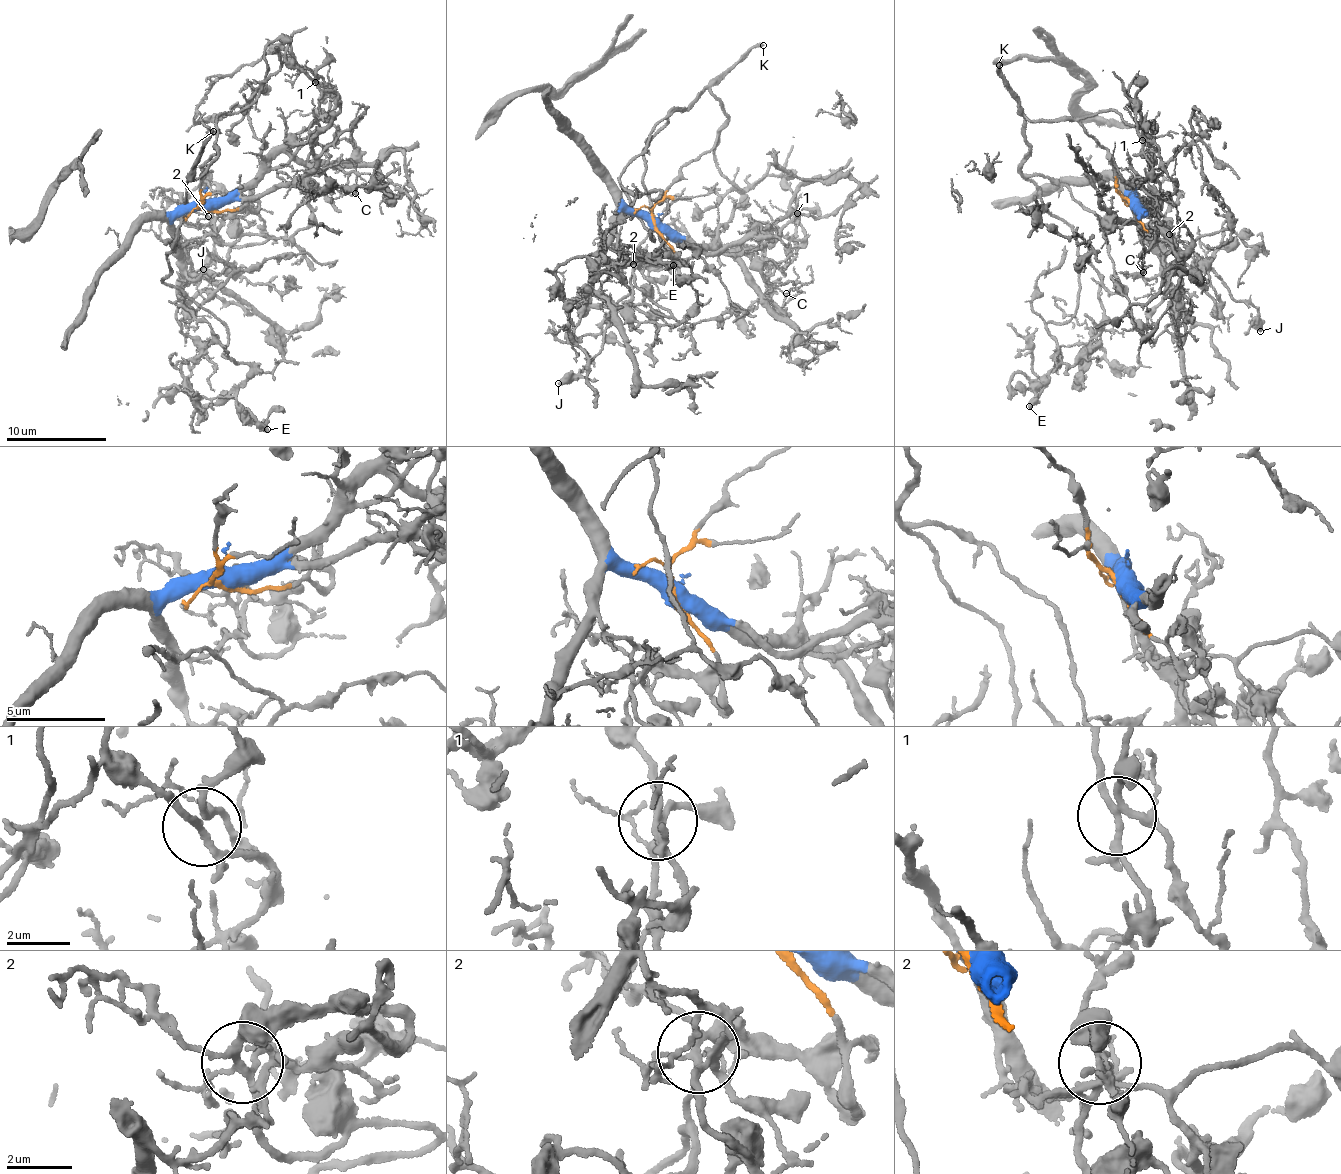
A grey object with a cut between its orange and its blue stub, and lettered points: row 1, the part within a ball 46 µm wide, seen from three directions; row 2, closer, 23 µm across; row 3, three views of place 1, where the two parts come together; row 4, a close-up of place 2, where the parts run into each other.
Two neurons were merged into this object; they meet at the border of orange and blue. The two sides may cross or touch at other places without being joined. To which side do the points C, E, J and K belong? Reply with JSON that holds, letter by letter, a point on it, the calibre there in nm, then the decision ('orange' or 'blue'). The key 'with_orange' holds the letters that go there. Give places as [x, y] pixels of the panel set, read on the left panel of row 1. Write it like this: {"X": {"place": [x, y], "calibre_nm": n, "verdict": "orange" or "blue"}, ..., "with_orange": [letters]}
{"C": {"place": [355, 193], "calibre_nm": 100, "verdict": "orange"}, "E": {"place": [267, 429], "calibre_nm": 480, "verdict": "orange"}, "J": {"place": [203, 269], "calibre_nm": 400, "verdict": "orange"}, "K": {"place": [213, 131], "calibre_nm": 260, "verdict": "orange"}, "with_orange": ["C", "E", "J", "K"]}

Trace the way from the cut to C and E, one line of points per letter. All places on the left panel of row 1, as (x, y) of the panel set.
C: (204, 210), (217, 119), (285, 63), (338, 94), (296, 140), (315, 139), (356, 193)
E: (204, 210), (215, 145), (163, 281), (227, 328), (226, 358), (249, 366), (238, 405), (267, 430)

